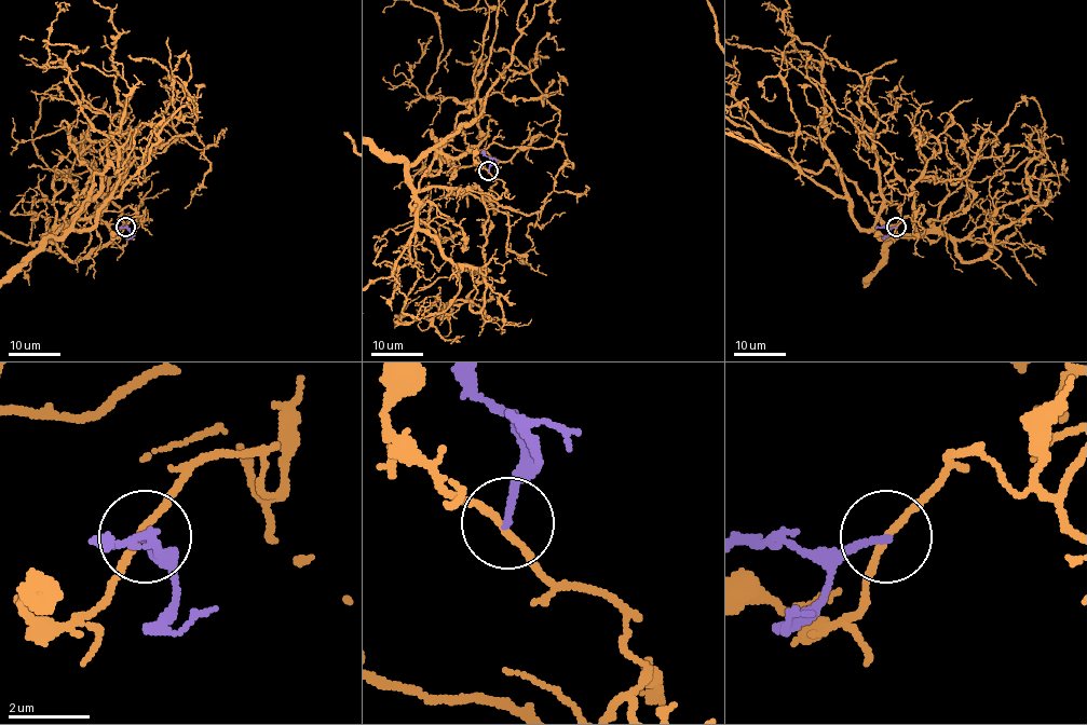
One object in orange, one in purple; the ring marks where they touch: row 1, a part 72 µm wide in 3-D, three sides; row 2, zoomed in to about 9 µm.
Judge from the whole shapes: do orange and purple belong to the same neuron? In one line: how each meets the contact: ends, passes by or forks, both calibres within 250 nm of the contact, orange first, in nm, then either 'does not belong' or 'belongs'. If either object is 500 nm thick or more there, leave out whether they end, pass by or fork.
orange passes by; purple ends there; 150 nm thick on the orange side, 180 nm on the other; does not belong

